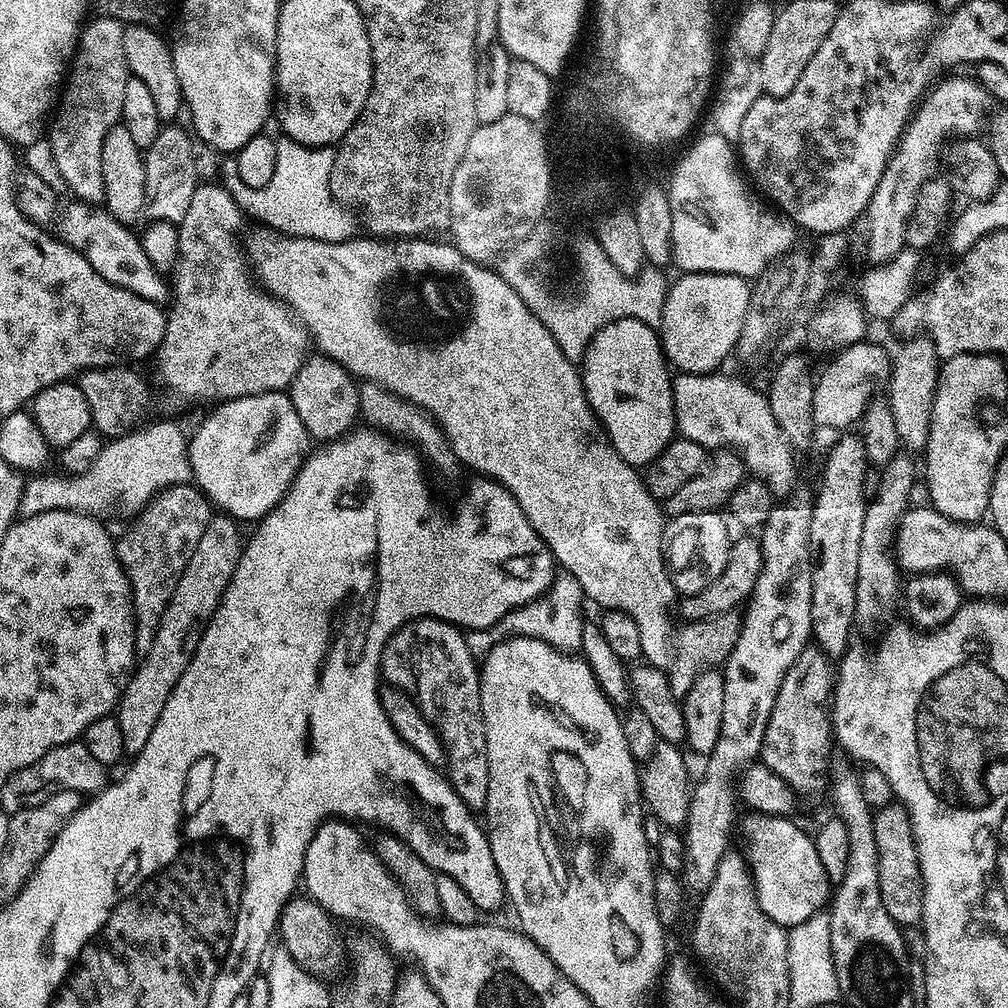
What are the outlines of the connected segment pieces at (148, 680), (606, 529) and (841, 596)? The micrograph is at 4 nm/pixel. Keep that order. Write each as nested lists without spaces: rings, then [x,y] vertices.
[[[216,514],[212,521],[204,524],[198,546],[194,546],[194,554],[176,580],[174,594],[162,614],[162,622],[158,622],[154,642],[150,642],[150,650],[139,657],[116,706],[114,715],[122,729],[125,753],[135,754],[146,746],[150,734],[154,734],[158,714],[162,714],[162,706],[166,706],[166,698],[170,698],[170,690],[178,686],[182,670],[190,666],[190,658],[196,653],[198,642],[212,621],[214,610],[220,605],[222,594],[238,566],[242,547],[240,528],[241,525],[227,514]]]
[[[256,226],[256,229],[248,236],[248,241],[243,241],[242,247],[246,253],[246,259],[250,265],[250,271],[257,284],[264,289],[265,292],[269,292],[272,296],[275,296],[281,304],[288,305],[293,316],[304,325],[305,332],[308,333],[311,343],[316,344],[321,353],[325,356],[329,356],[334,362],[338,362],[343,368],[348,371],[357,381],[367,382],[370,384],[377,384],[385,388],[387,392],[392,392],[396,396],[400,396],[403,400],[410,401],[411,404],[416,405],[417,408],[423,408],[433,420],[439,424],[445,436],[448,437],[448,442],[452,446],[452,453],[456,455],[457,460],[465,469],[473,468],[476,474],[489,480],[497,480],[500,485],[506,486],[506,490],[510,490],[512,499],[518,502],[518,506],[522,510],[522,514],[526,514],[528,524],[534,526],[537,537],[544,541],[544,547],[549,548],[552,551],[552,558],[556,561],[557,565],[560,565],[567,575],[573,576],[578,582],[578,586],[582,586],[585,597],[589,601],[592,600],[596,604],[601,604],[601,609],[607,610],[609,608],[617,608],[622,610],[626,614],[630,614],[630,618],[634,618],[635,624],[638,626],[638,634],[642,634],[642,657],[647,663],[653,664],[655,668],[667,669],[672,659],[672,650],[674,647],[674,623],[672,624],[672,612],[674,616],[674,605],[678,600],[678,593],[676,587],[672,584],[672,579],[668,576],[668,566],[664,563],[664,526],[666,523],[665,511],[662,507],[661,501],[650,494],[647,483],[642,479],[633,465],[625,462],[618,454],[615,444],[612,443],[612,439],[608,436],[608,431],[604,429],[603,424],[596,417],[596,413],[592,411],[590,398],[584,392],[584,378],[581,369],[577,365],[570,362],[570,358],[566,358],[566,354],[562,354],[562,350],[558,346],[558,342],[554,342],[554,338],[550,334],[550,330],[546,330],[546,326],[542,326],[542,322],[538,322],[538,318],[532,313],[527,306],[522,302],[522,298],[518,298],[518,294],[513,290],[503,278],[500,277],[499,271],[493,270],[491,267],[477,264],[475,260],[466,258],[456,249],[455,244],[451,242],[445,242],[436,240],[440,238],[353,238],[350,240],[343,240],[342,242],[322,242],[321,240],[315,240],[314,238],[306,238],[305,236],[287,236],[284,232],[278,232],[275,228],[269,228],[267,226]]]
[[[859,435],[844,436],[828,452],[824,460],[824,477],[820,480],[820,489],[816,492],[816,500],[811,501],[812,521],[810,522],[810,538],[814,552],[814,563],[812,565],[812,640],[821,648],[829,658],[843,657],[850,647],[848,639],[852,636],[852,624],[857,623],[856,618],[856,583],[858,582],[858,545],[862,542],[862,522],[864,521],[864,509],[866,501],[862,492],[862,482],[866,478],[867,470],[870,467],[868,455],[864,452],[864,446]]]

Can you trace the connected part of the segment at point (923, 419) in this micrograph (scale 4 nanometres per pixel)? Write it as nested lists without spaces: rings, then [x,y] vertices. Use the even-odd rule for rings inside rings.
[[[908,338],[901,344],[904,345],[890,356],[892,370],[888,374],[886,398],[894,414],[894,430],[898,432],[901,445],[905,449],[913,448],[908,450],[920,454],[928,441],[930,414],[934,410],[934,394],[942,358],[937,354],[934,342],[927,338]]]

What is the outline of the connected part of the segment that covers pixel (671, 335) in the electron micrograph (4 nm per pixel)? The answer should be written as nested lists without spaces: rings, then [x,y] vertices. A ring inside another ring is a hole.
[[[686,272],[677,277],[668,285],[658,325],[664,359],[677,373],[715,372],[736,351],[742,318],[750,306],[749,281],[725,272]]]

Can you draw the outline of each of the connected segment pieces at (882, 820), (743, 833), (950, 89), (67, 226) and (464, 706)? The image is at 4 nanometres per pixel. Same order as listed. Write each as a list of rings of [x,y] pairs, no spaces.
[[[891,802],[879,809],[873,815],[872,821],[874,822],[874,842],[878,846],[878,878],[882,906],[886,906],[890,918],[894,918],[896,924],[919,925],[924,901],[924,883],[920,877],[918,852],[912,837],[912,823],[908,812],[903,804]]]
[[[755,811],[748,815],[739,821],[738,840],[740,836],[744,843],[742,855],[752,872],[758,906],[762,906],[766,918],[778,922],[785,930],[791,930],[829,903],[829,872],[818,856],[813,837],[807,836],[792,818]]]
[[[971,75],[952,76],[934,88],[919,101],[904,125],[904,132],[859,221],[858,228],[864,231],[864,252],[868,255],[869,265],[883,264],[905,247],[904,235],[908,232],[908,221],[918,207],[916,199],[924,183],[931,178],[936,160],[938,164],[948,142],[955,137],[975,137],[985,127],[990,112],[990,97]]]
[[[75,202],[58,216],[60,224],[59,239],[74,250],[78,250],[106,278],[106,282],[114,282],[114,286],[122,286],[122,290],[130,290],[130,294],[138,294],[147,300],[164,302],[170,296],[170,284],[156,267],[146,258],[146,250],[140,244],[140,236],[132,233],[127,224],[118,222],[103,207],[93,206],[88,202]]]
[[[421,616],[404,624],[392,635],[391,651],[400,652],[400,664],[396,668],[395,683],[408,686],[412,680],[411,691],[420,705],[425,718],[436,728],[446,753],[446,775],[452,789],[460,795],[462,802],[473,810],[483,809],[486,802],[486,790],[490,786],[488,755],[484,749],[484,719],[480,705],[480,669],[477,657],[468,648],[468,639],[461,629],[446,620],[436,620],[432,616]]]

